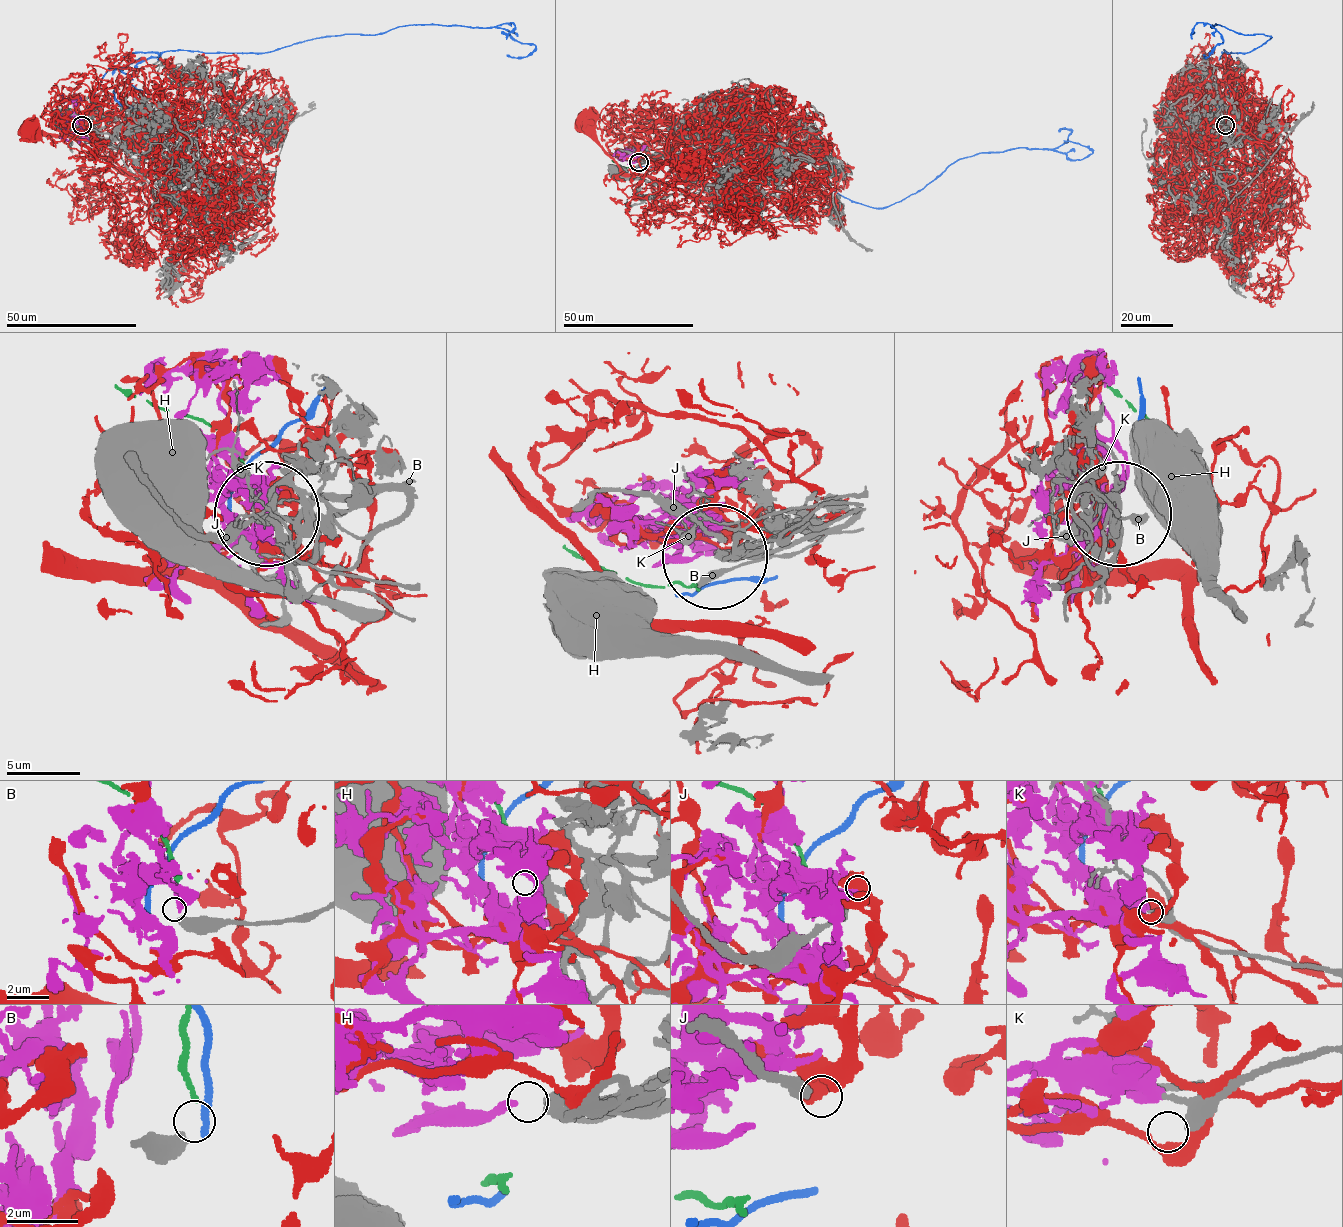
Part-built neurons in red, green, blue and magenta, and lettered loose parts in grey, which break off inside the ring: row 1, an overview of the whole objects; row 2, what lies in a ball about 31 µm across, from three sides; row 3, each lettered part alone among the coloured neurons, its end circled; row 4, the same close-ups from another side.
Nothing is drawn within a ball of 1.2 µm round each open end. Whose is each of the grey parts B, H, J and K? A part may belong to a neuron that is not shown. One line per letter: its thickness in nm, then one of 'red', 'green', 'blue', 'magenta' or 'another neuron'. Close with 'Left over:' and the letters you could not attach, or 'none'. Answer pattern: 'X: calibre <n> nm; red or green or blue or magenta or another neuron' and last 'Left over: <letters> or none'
B: calibre 440 nm; green
H: calibre 280 nm; magenta
J: calibre 360 nm; another neuron
K: calibre 280 nm; another neuron
Left over: J, K

